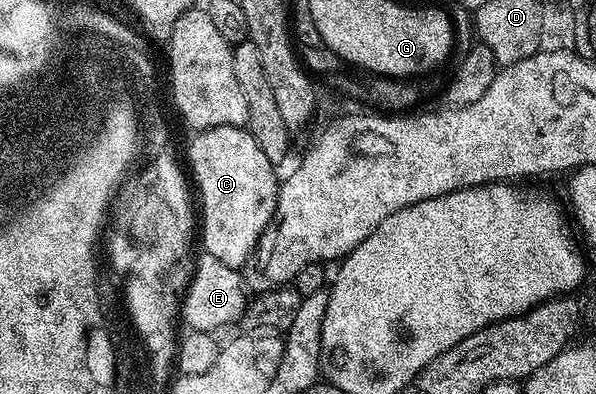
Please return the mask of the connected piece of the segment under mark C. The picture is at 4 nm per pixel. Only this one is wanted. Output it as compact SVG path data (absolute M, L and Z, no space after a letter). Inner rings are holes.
M221 126L220 128L208 128L200 131L191 140L187 148L187 160L191 163L190 175L193 184L199 187L197 200L203 203L203 220L201 216L201 232L203 228L203 249L206 255L217 258L217 262L225 262L225 266L242 269L255 251L261 234L269 226L269 222L275 213L277 198L279 197L280 177L275 177L276 165L265 158L261 146L251 137L246 127L234 128L233 126Z

